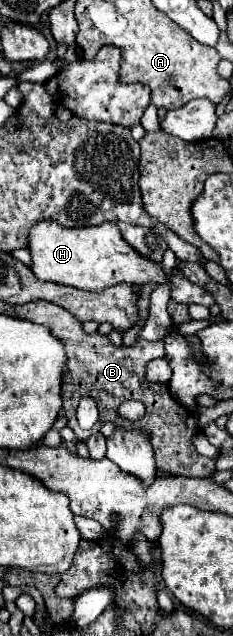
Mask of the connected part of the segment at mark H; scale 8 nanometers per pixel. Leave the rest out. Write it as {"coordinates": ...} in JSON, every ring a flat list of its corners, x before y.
{"coordinates":[[39,222,33,226,29,236,29,252,31,252,31,270,39,280,73,286,79,290,105,290,109,286,127,282,127,284,169,284,171,286,171,298,181,304,201,304,201,306,213,306,215,300,211,294,207,294,201,286,195,286,183,278,183,274,173,268,171,274,165,274,159,262,151,262,149,258,143,258,131,250,131,246,123,240,119,234,117,224,105,222,101,226,91,228,63,228,57,222]]}

